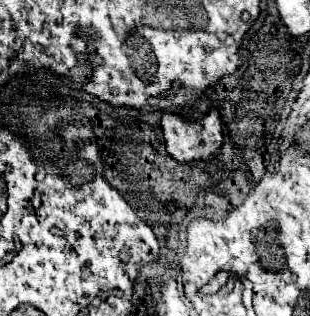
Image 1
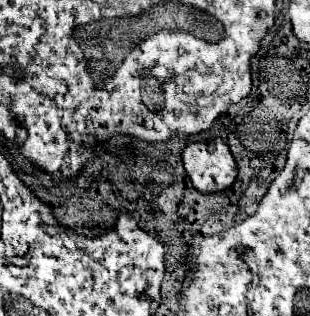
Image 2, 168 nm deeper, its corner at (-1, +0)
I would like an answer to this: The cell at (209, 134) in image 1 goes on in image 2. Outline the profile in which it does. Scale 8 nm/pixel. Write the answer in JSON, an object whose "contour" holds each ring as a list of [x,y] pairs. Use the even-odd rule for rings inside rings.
{"contour":[[[223,138],[185,144],[181,160],[193,186],[201,192],[221,192],[229,188],[237,176],[237,166]]]}

